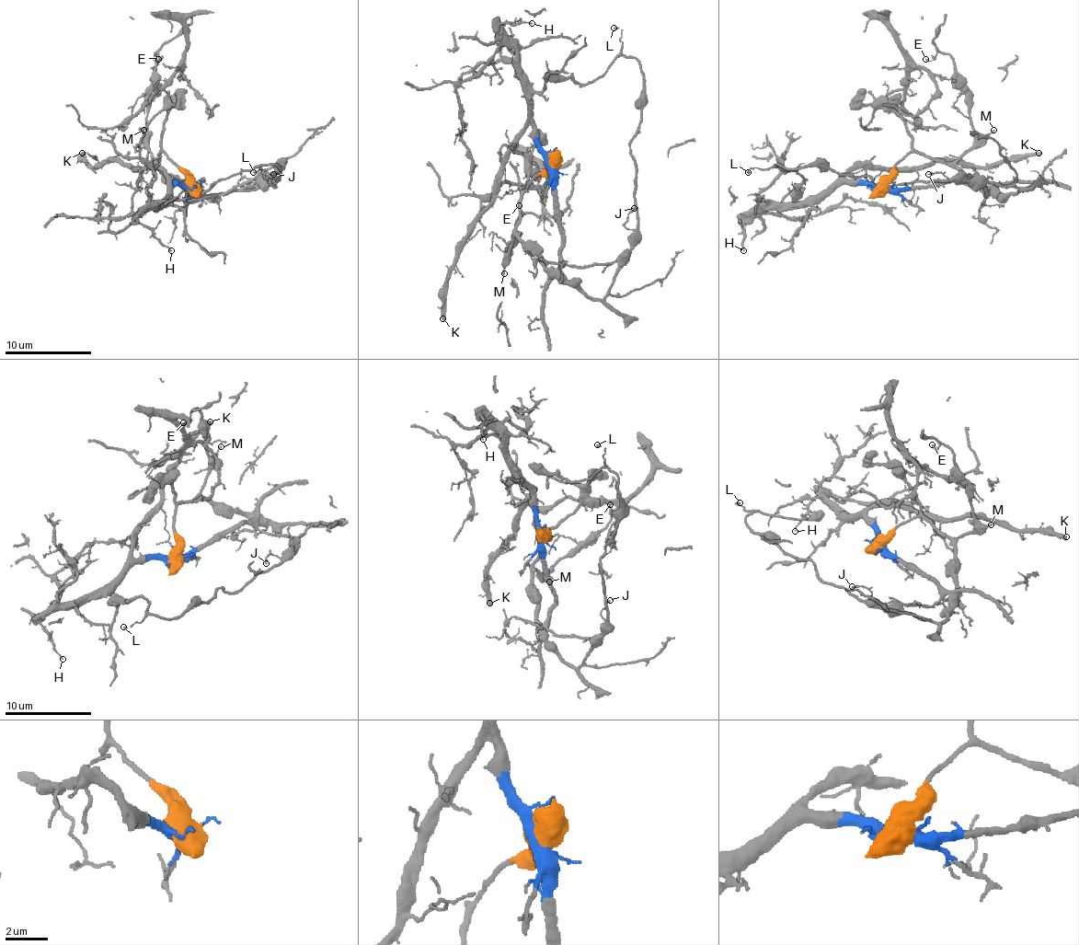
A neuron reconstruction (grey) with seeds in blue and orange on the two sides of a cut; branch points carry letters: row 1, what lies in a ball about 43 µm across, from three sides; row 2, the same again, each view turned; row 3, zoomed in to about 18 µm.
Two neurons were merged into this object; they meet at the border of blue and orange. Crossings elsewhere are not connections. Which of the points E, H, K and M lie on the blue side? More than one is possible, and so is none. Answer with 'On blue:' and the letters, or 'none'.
On blue: H, K

